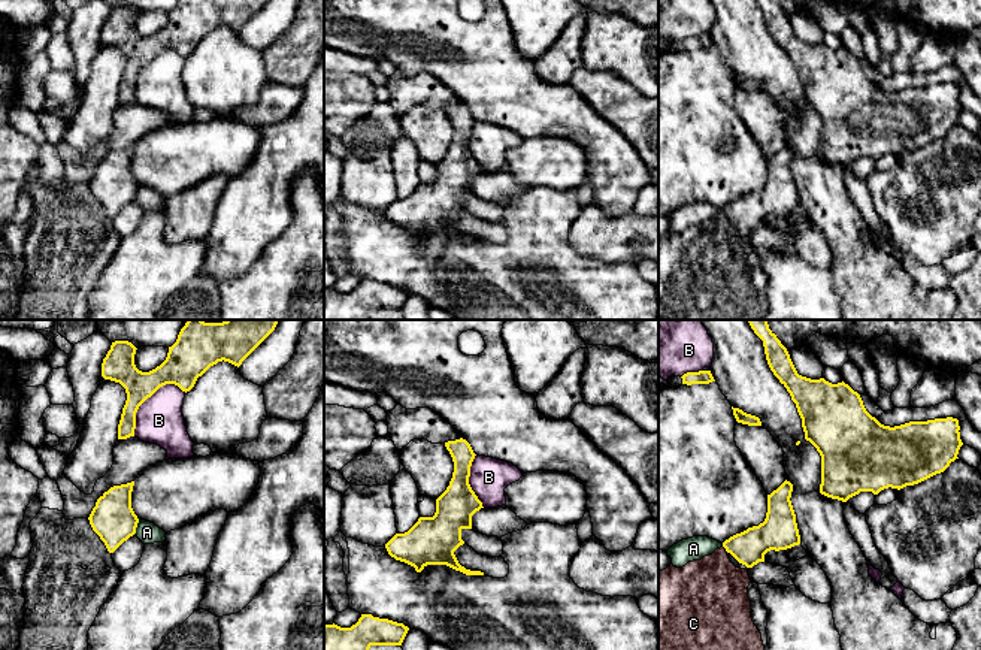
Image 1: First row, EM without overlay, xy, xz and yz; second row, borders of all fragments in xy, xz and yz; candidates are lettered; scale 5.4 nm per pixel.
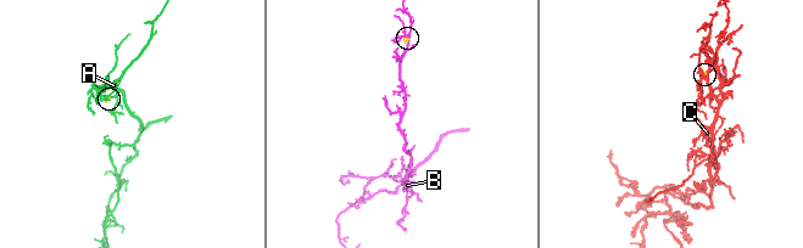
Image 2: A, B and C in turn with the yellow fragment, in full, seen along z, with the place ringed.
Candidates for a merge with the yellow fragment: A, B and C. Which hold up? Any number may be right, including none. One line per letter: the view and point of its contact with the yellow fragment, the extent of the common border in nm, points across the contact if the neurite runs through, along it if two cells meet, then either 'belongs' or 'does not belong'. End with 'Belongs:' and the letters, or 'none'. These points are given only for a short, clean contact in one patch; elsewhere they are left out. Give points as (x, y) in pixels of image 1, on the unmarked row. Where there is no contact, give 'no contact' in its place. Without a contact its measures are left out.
A: contact xy (136, 192); length 90 nm; border xy (139, 186), (133, 199); does not belong
B: contact xy (148, 62); length 380 nm; does not belong
C: contact yz (724, 212); length 50 nm; way yz (748, 212), (724, 212), (718, 223), (712, 257); belongs
Belongs: C

